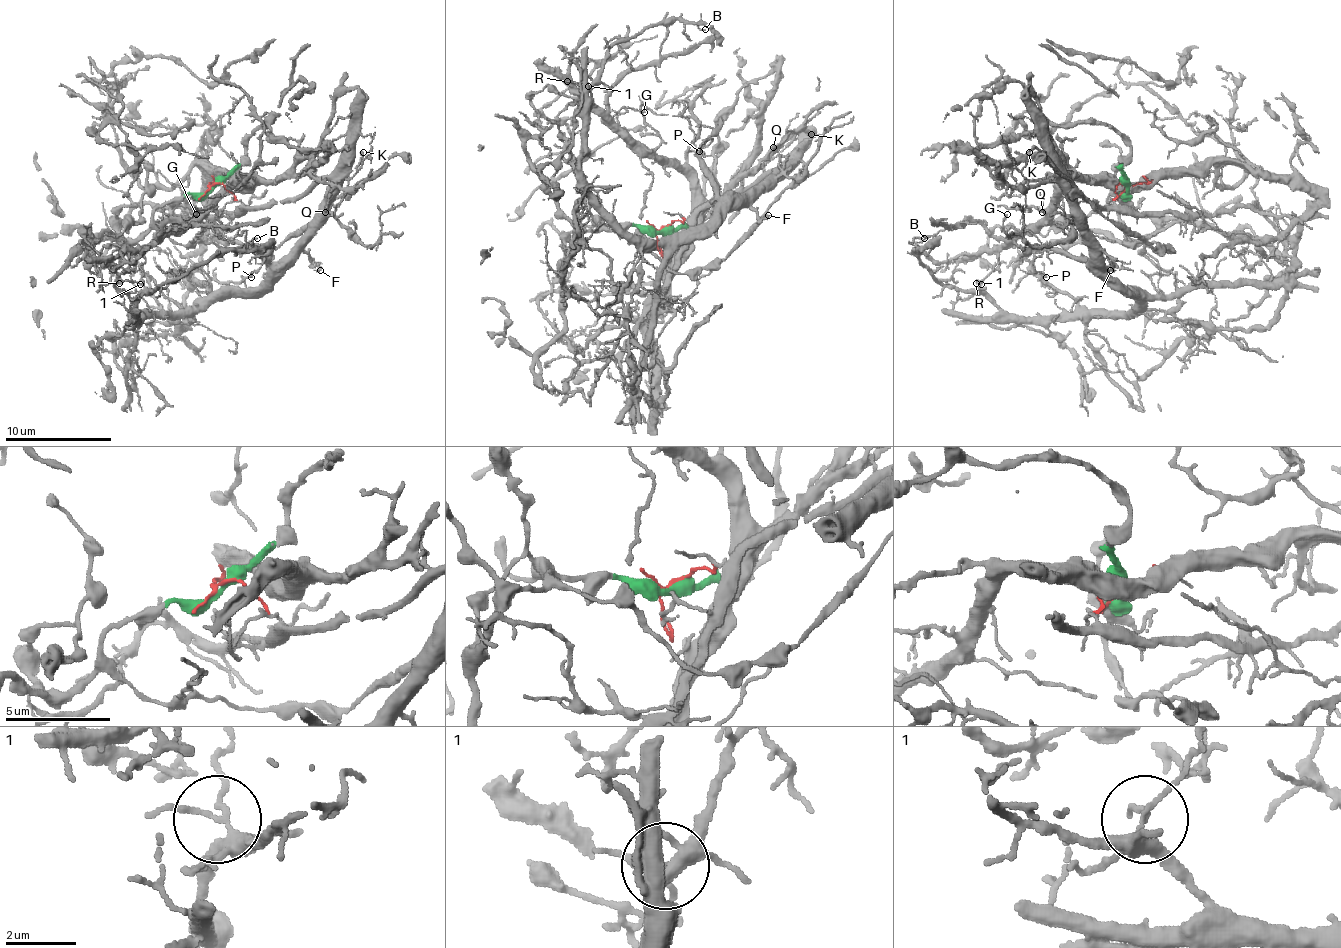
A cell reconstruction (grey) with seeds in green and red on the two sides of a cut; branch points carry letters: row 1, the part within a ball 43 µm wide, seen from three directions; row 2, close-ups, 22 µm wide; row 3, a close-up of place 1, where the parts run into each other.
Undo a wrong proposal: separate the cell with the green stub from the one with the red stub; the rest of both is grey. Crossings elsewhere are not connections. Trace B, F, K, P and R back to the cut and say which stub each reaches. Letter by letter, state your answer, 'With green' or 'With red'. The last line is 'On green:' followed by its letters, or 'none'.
B: With red
F: With red
K: With green
P: With red
R: With red
On green: K

